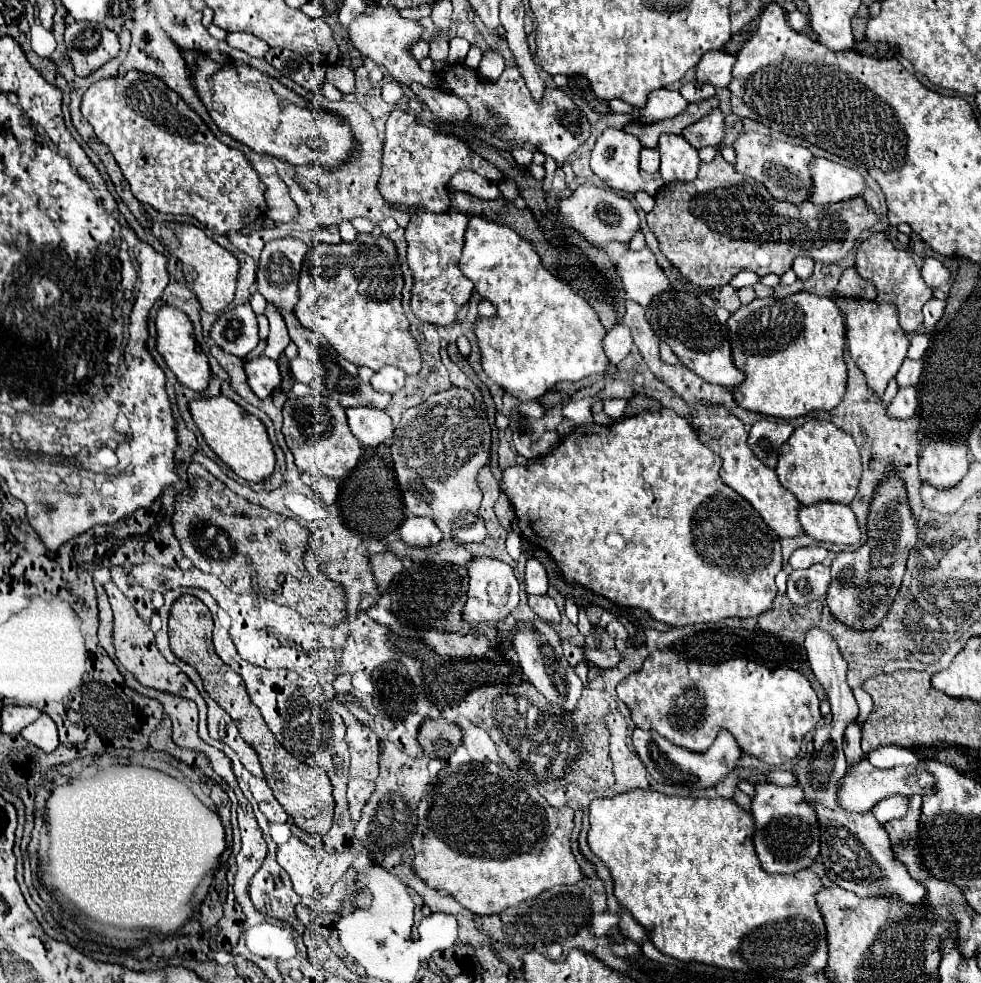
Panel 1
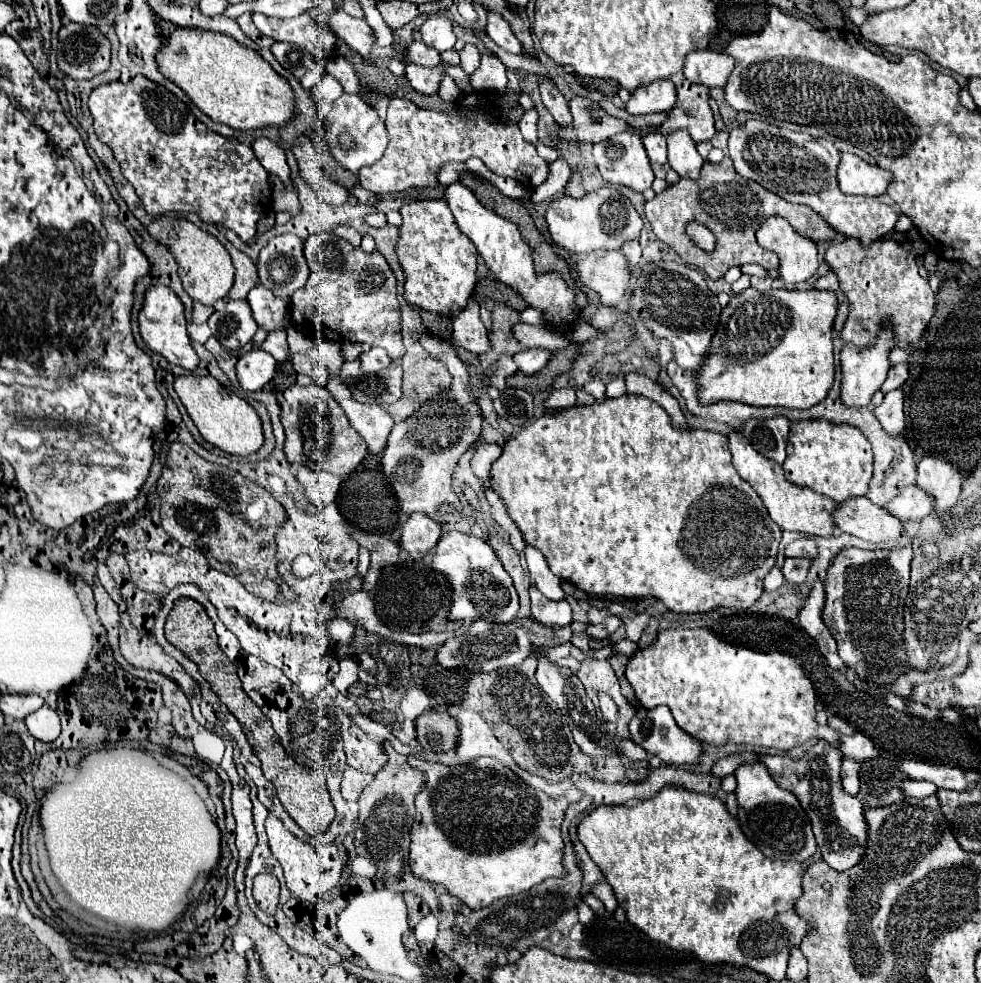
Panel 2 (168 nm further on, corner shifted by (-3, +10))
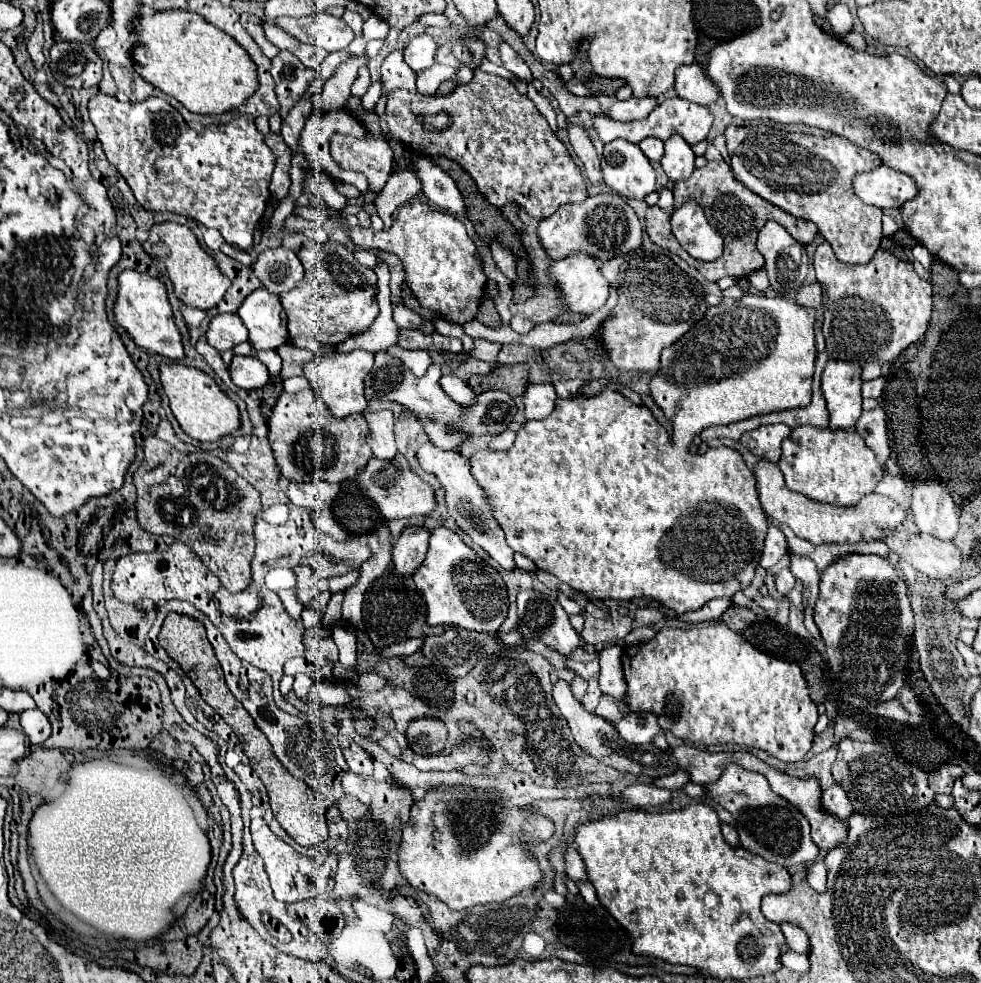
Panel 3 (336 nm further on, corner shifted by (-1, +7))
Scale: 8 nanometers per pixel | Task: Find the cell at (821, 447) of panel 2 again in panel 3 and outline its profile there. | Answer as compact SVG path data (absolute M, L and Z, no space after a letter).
M811 426L793 428L791 436L787 440L783 440L783 444L781 444L781 458L777 464L785 476L789 490L807 494L811 500L827 502L827 504L835 504L835 506L857 504L863 496L867 496L875 490L877 482L883 476L883 468L877 462L875 454L865 446L865 440L855 430L829 430L829 428L819 430L819 428L811 428Z

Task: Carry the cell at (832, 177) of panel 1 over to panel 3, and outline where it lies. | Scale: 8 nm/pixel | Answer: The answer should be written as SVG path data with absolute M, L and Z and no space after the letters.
M879 166L873 172L855 176L855 194L877 208L901 208L919 194L915 180L903 172Z

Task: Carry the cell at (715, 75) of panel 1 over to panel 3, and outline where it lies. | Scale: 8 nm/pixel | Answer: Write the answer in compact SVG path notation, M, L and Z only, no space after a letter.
M699 64L679 66L675 70L675 92L679 98L701 106L711 106L719 98L717 86L705 76Z

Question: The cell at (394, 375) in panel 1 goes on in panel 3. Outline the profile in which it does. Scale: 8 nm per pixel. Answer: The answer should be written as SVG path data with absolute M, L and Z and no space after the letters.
M321 350L309 360L303 368L313 392L327 404L329 412L335 418L345 418L355 412L363 412L367 408L365 399L365 386L363 378L371 372L373 368L373 354L365 350L351 350L351 352L339 352L335 350Z

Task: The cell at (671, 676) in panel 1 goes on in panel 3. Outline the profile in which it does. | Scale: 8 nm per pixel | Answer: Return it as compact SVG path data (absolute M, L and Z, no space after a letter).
M725 624L695 626L689 630L661 628L653 640L625 646L621 660L627 680L627 708L633 712L655 712L659 726L681 740L697 746L739 744L759 748L781 762L797 762L811 748L817 706L809 698L801 668L795 662L759 652L749 640Z

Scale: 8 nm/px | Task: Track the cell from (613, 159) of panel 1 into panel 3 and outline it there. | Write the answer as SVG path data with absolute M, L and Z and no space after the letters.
M613 140L605 144L601 166L605 184L625 198L643 200L657 188L651 162L637 144L627 140Z

